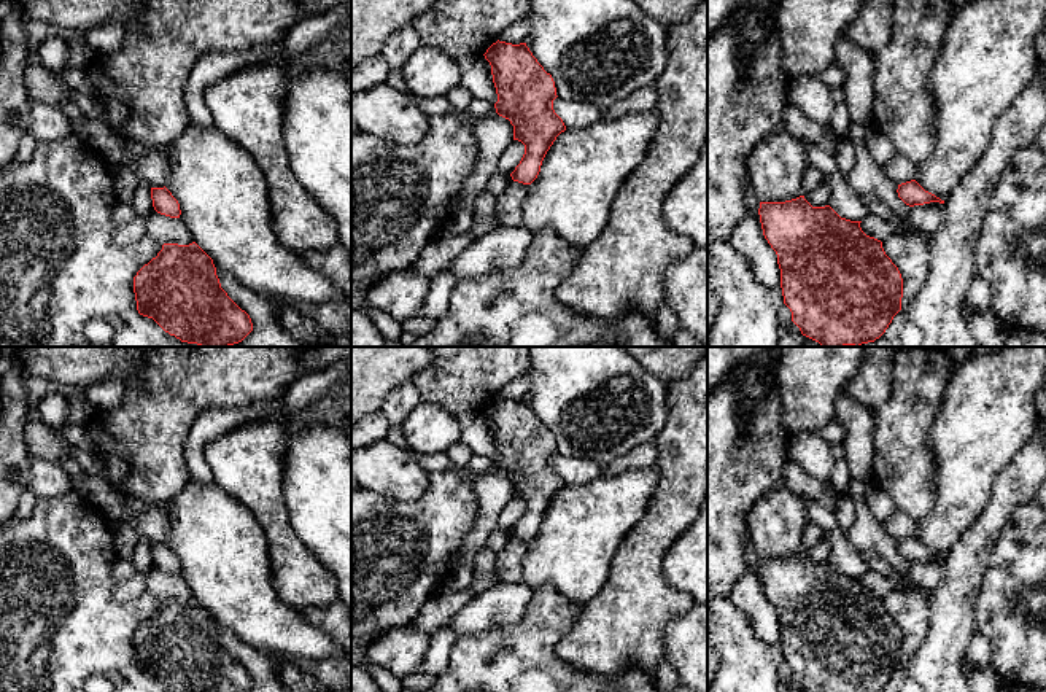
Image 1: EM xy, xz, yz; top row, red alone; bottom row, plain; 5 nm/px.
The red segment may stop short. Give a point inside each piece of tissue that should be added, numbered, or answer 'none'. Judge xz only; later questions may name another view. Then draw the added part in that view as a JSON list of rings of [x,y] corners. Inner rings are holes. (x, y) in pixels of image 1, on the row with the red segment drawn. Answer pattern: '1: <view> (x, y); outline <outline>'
none

